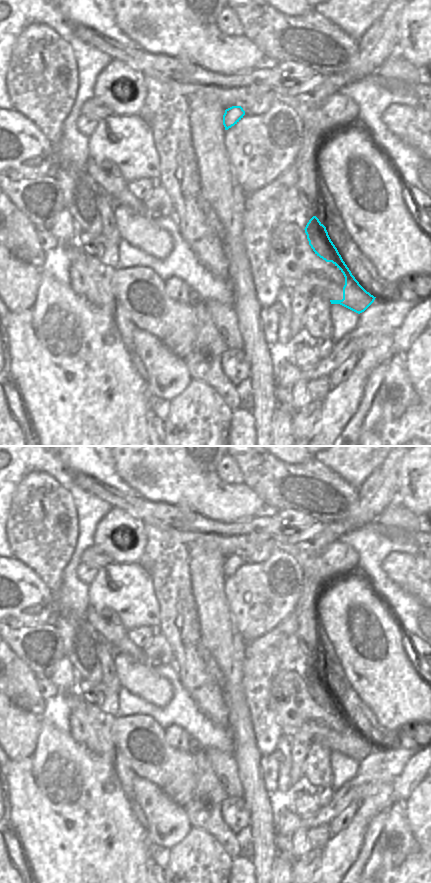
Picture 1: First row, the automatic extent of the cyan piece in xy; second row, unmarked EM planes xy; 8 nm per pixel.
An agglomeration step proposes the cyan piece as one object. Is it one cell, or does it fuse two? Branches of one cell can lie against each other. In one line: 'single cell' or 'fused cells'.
fused cells

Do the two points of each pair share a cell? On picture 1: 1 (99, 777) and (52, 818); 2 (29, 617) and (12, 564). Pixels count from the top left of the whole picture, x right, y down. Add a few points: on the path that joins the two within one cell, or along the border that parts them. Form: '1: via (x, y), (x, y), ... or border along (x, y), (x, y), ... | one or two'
1: via (108, 794), (111, 803), (95, 819), (74, 818) | one
2: via (22, 607), (24, 605), (24, 578) | one

